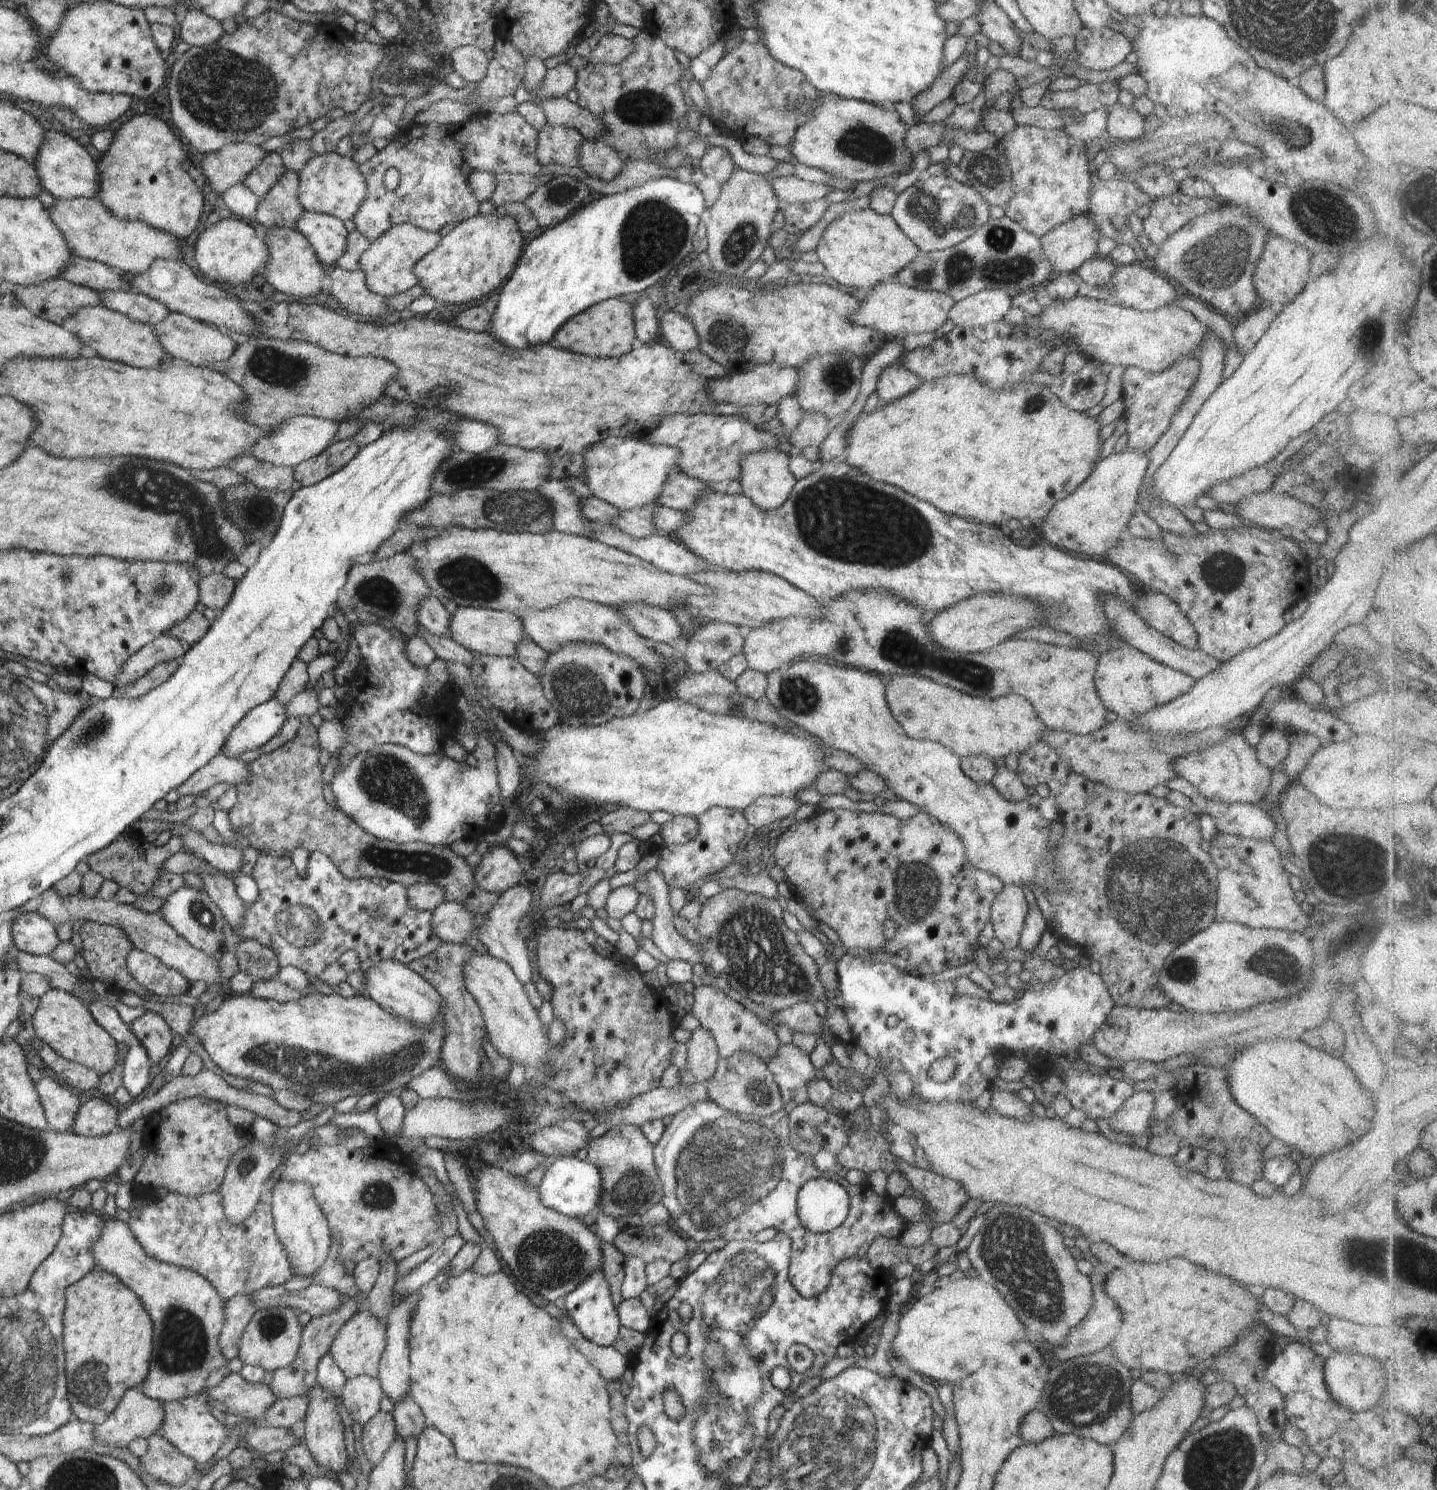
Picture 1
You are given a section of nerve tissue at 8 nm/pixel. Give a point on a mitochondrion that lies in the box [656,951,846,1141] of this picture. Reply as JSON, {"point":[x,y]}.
{"point":[756,1090]}

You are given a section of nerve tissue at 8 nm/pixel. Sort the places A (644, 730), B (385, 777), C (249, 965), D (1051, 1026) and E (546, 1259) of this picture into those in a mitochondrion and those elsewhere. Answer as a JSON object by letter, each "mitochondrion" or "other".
{"A":"other","B":"mitochondrion","C":"other","D":"other","E":"mitochondrion"}

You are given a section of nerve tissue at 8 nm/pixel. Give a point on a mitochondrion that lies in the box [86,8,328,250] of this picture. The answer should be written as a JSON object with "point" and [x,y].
{"point":[221,90]}

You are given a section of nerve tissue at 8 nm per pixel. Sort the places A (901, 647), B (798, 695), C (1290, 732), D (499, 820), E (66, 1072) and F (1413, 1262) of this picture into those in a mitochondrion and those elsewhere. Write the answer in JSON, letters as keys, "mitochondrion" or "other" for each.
{"A":"mitochondrion","B":"mitochondrion","C":"other","D":"other","E":"other","F":"mitochondrion"}

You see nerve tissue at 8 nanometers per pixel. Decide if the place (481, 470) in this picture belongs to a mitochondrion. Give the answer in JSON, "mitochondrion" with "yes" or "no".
{"mitochondrion":"yes"}

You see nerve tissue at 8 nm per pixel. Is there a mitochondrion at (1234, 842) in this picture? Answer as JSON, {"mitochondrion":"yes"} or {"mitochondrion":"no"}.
{"mitochondrion":"no"}

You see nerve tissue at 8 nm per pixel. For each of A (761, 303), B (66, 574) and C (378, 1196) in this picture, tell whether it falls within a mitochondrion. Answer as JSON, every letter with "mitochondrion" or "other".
{"A":"other","B":"mitochondrion","C":"mitochondrion"}

